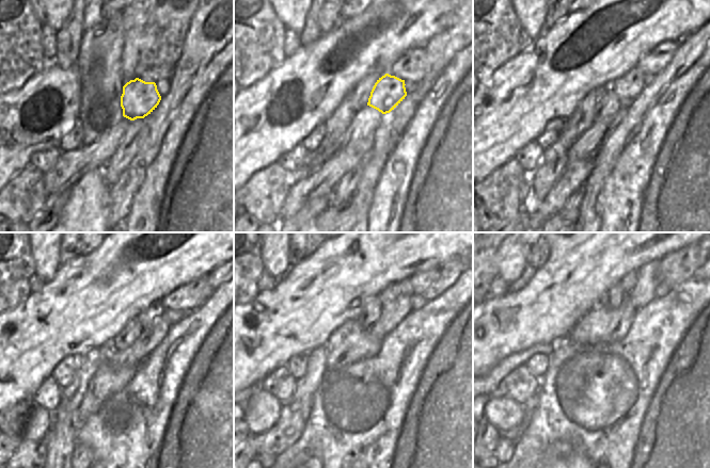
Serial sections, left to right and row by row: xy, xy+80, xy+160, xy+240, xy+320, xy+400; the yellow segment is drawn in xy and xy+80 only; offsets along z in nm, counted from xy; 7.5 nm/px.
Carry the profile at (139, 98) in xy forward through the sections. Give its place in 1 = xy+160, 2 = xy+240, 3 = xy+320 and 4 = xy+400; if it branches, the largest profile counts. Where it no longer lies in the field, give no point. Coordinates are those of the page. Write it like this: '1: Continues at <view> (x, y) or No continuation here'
1: Continues at xy+160 (628, 86)
2: Continues at xy+240 (156, 309)
3: Continues at xy+320 (394, 289)
4: Continues at xy+400 (628, 283)

